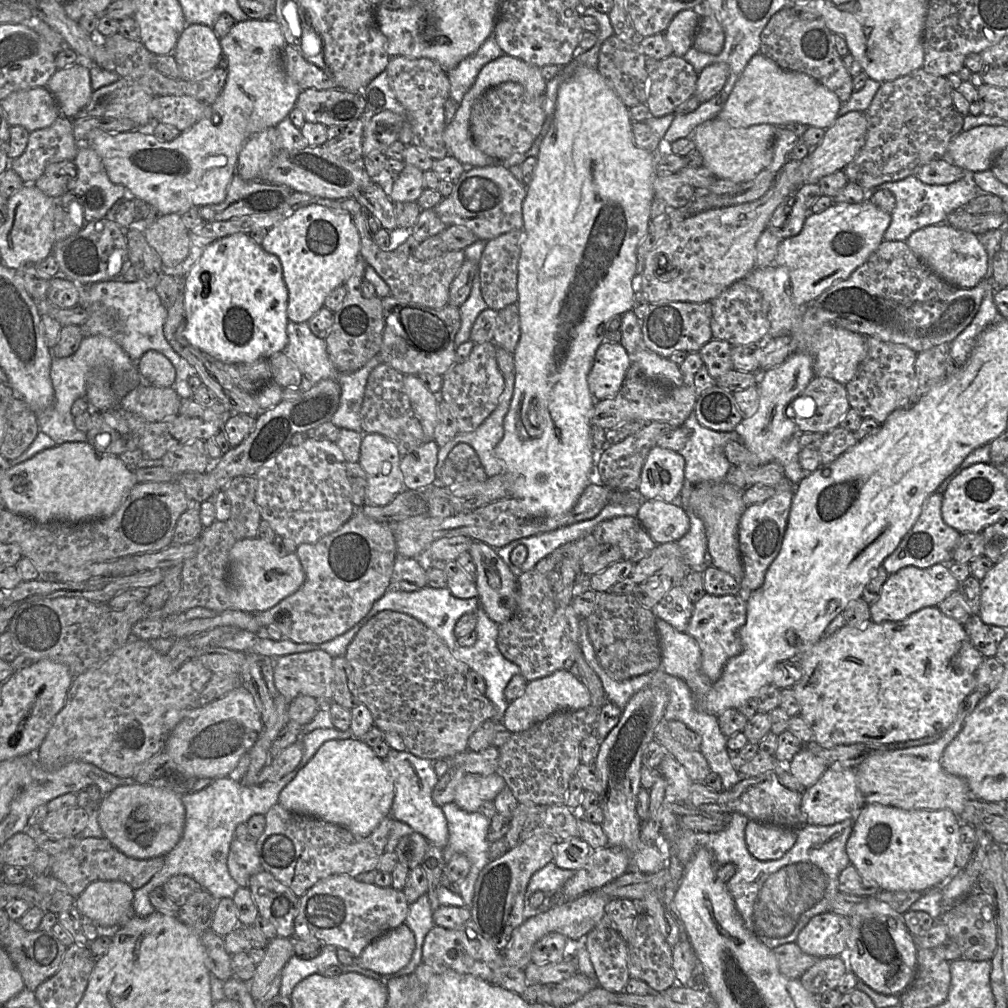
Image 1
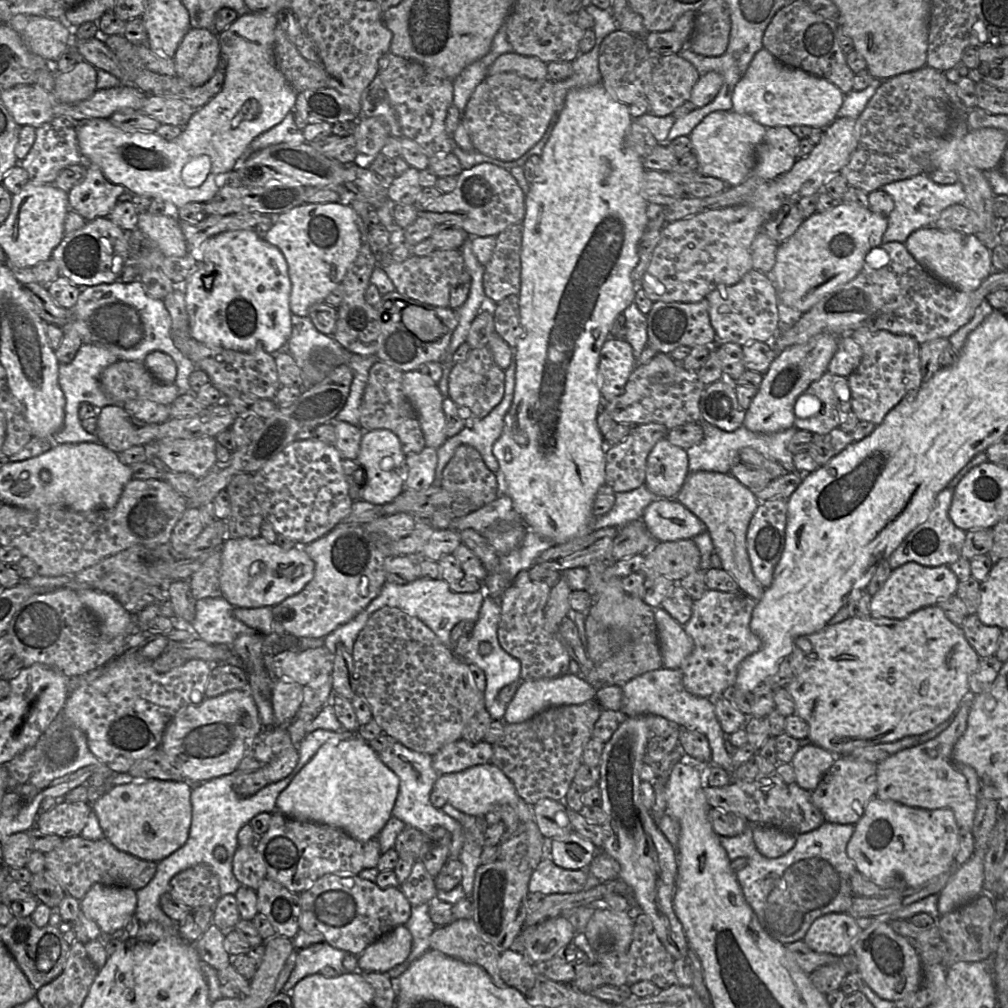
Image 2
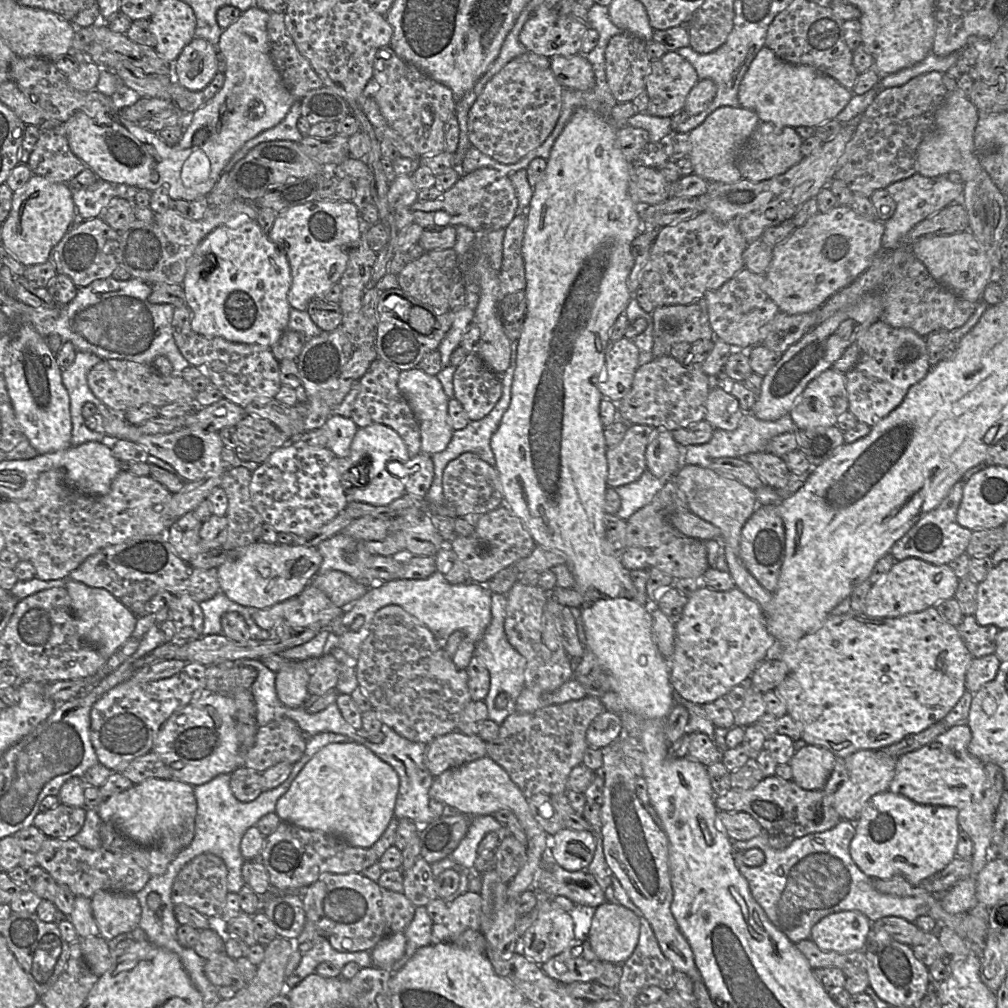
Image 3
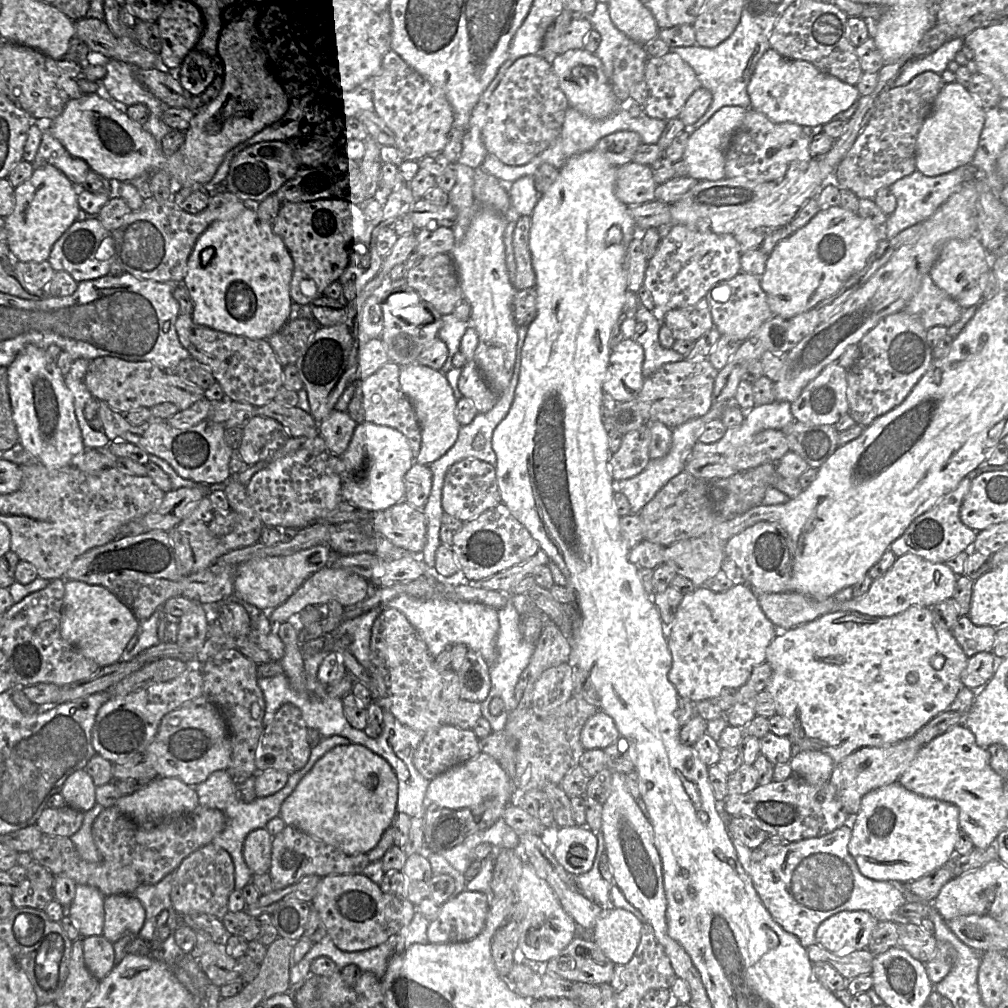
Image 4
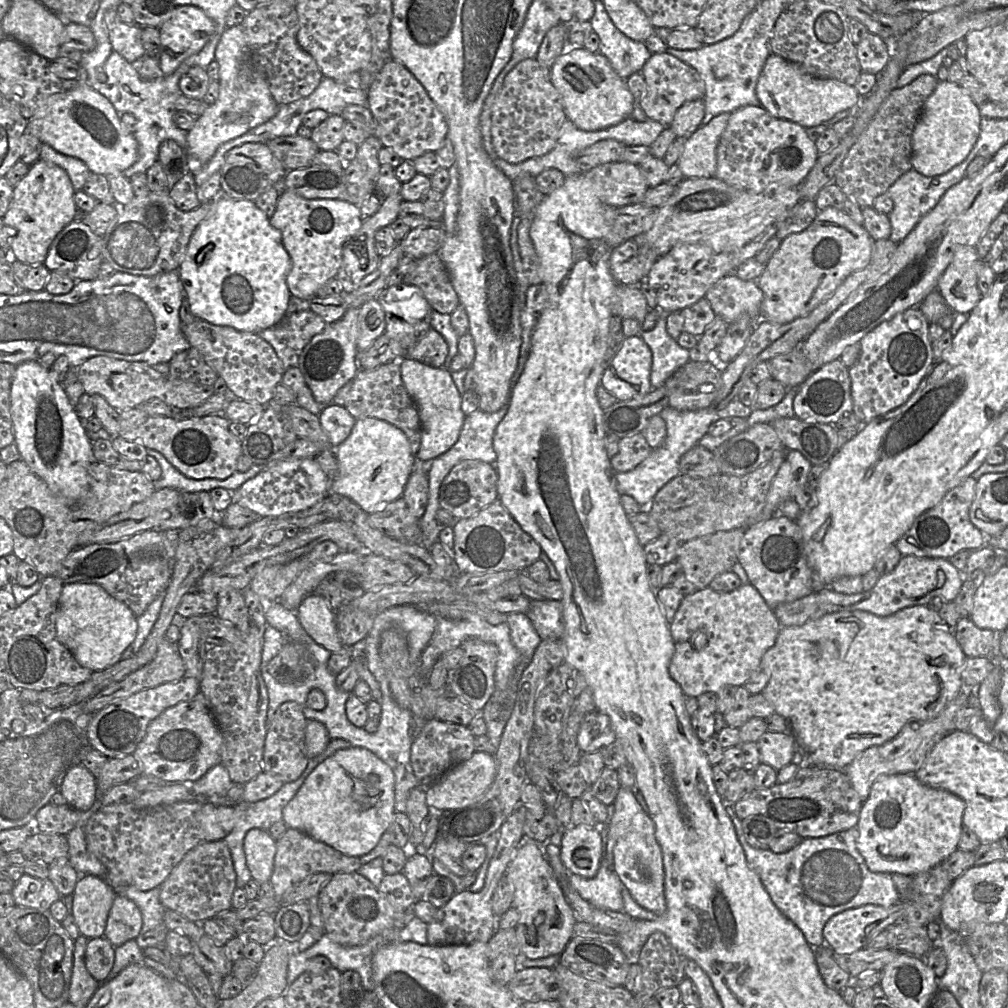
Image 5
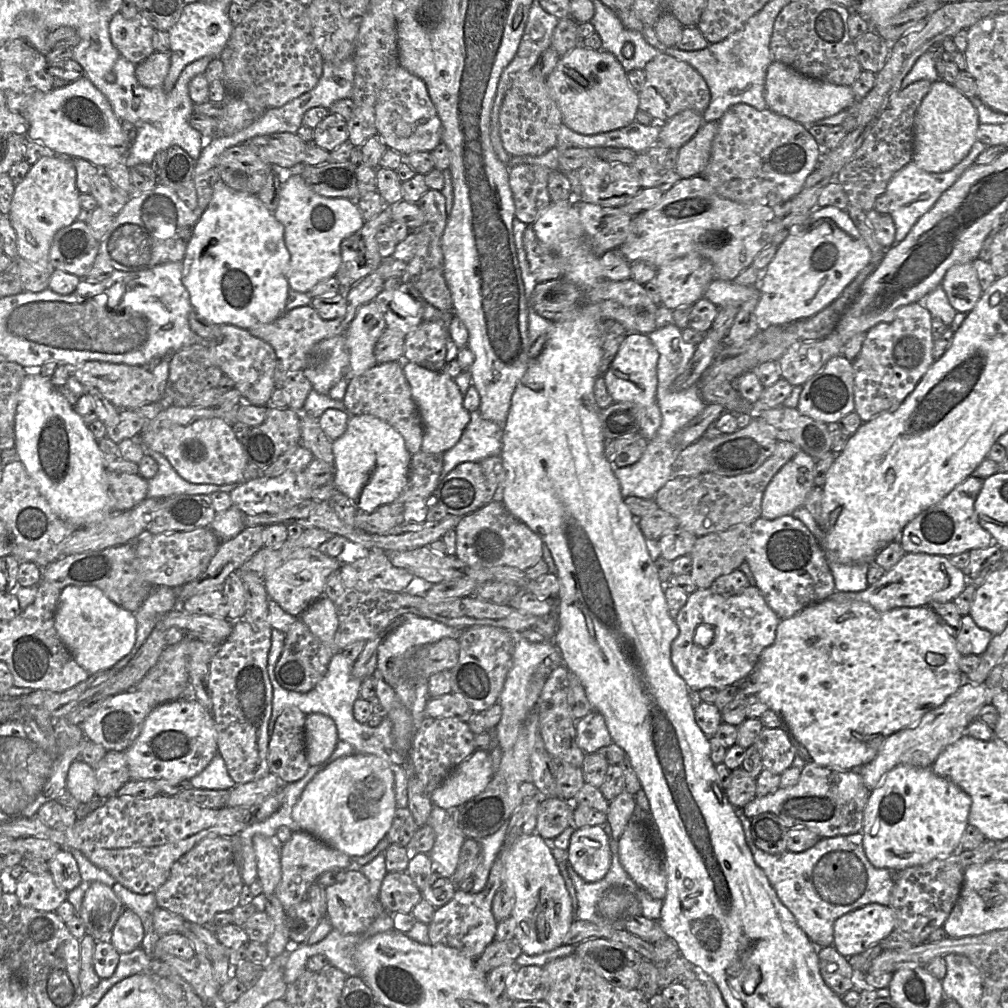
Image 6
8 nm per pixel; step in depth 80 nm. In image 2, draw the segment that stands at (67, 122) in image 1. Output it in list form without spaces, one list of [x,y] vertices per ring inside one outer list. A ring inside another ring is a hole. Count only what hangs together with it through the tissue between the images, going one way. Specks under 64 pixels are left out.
[[[55,116],[52,120],[36,128],[35,141],[19,165],[24,168],[33,183],[50,183],[56,179],[58,173],[73,164],[85,164],[79,150],[76,123],[64,116]]]

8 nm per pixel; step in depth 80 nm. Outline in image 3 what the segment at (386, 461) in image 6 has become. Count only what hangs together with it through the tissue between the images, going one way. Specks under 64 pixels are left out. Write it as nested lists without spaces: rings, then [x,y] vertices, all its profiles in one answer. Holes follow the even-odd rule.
[[[373,424],[358,428],[352,440],[348,458],[353,467],[364,465],[368,470],[368,484],[366,486],[345,490],[348,500],[384,506],[406,493],[404,481],[387,470],[387,465],[391,461],[397,461],[404,465],[410,459],[404,441],[392,428],[384,424]]]

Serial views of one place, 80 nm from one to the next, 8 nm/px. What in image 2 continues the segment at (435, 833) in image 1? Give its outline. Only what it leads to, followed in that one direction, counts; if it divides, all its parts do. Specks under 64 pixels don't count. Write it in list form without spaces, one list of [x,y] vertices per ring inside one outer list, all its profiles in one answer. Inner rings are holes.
[[[390,739],[390,745],[378,753],[378,757],[399,778],[399,790],[392,809],[392,816],[404,822],[406,826],[414,827],[422,833],[430,832],[435,827],[447,829],[451,834],[448,860],[455,860],[458,857],[460,845],[463,841],[463,828],[458,821],[445,814],[441,809],[435,808],[430,803],[430,793],[440,775],[433,768],[432,756],[410,750],[400,742]]]

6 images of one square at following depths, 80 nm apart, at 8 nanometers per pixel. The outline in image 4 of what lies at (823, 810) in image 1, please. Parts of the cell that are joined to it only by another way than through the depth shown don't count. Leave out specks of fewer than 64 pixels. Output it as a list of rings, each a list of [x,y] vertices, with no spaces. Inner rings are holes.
[[[910,737],[890,746],[862,747],[837,763],[829,781],[835,786],[846,813],[855,818],[860,810],[862,799],[867,793],[898,782],[922,747]]]

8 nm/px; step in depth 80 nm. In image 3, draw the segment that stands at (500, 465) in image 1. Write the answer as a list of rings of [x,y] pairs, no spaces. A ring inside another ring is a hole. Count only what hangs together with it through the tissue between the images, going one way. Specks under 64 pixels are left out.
[[[518,340],[511,342],[511,359],[510,365],[501,375],[502,382],[502,394],[493,409],[482,419],[476,421],[470,421],[466,427],[453,432],[451,441],[447,445],[446,449],[442,452],[438,452],[432,455],[434,464],[434,479],[432,485],[426,495],[426,500],[431,506],[440,506],[444,504],[444,493],[443,493],[443,473],[447,464],[457,458],[459,455],[465,452],[475,453],[479,458],[487,462],[492,467],[495,467],[496,461],[494,453],[490,447],[490,440],[494,432],[497,430],[503,414],[507,410],[511,401],[511,388],[514,377],[514,371],[516,368],[516,356],[517,356]]]

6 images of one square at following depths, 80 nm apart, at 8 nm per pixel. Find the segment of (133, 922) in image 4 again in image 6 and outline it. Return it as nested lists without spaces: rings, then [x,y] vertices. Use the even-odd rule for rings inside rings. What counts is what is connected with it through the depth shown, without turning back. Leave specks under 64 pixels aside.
[[[125,908],[111,931],[111,943],[119,954],[129,953],[138,947],[144,937],[140,917],[131,909]]]

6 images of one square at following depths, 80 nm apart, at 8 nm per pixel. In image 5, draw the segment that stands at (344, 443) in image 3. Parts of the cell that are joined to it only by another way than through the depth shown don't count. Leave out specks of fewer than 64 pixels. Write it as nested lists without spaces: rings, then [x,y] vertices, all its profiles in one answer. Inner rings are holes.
[[[335,404],[327,405],[318,417],[332,449],[349,437],[356,421],[343,406]]]

